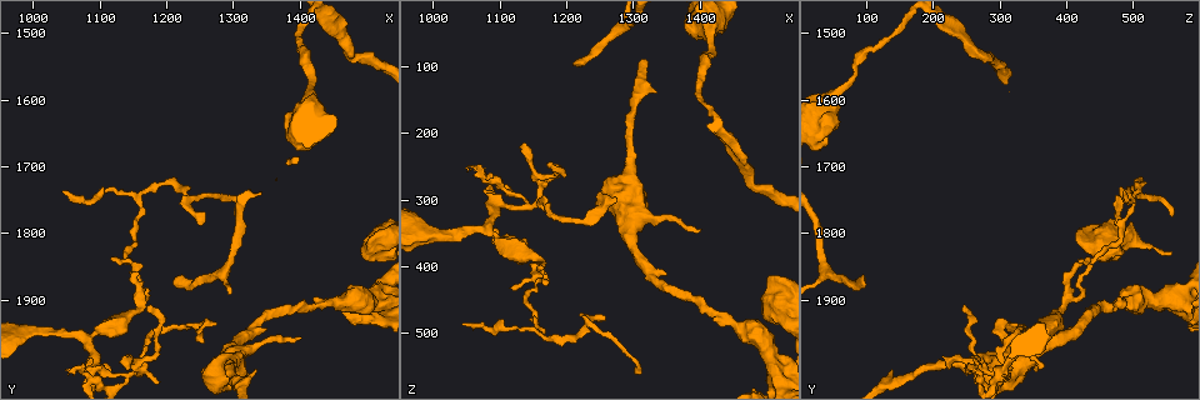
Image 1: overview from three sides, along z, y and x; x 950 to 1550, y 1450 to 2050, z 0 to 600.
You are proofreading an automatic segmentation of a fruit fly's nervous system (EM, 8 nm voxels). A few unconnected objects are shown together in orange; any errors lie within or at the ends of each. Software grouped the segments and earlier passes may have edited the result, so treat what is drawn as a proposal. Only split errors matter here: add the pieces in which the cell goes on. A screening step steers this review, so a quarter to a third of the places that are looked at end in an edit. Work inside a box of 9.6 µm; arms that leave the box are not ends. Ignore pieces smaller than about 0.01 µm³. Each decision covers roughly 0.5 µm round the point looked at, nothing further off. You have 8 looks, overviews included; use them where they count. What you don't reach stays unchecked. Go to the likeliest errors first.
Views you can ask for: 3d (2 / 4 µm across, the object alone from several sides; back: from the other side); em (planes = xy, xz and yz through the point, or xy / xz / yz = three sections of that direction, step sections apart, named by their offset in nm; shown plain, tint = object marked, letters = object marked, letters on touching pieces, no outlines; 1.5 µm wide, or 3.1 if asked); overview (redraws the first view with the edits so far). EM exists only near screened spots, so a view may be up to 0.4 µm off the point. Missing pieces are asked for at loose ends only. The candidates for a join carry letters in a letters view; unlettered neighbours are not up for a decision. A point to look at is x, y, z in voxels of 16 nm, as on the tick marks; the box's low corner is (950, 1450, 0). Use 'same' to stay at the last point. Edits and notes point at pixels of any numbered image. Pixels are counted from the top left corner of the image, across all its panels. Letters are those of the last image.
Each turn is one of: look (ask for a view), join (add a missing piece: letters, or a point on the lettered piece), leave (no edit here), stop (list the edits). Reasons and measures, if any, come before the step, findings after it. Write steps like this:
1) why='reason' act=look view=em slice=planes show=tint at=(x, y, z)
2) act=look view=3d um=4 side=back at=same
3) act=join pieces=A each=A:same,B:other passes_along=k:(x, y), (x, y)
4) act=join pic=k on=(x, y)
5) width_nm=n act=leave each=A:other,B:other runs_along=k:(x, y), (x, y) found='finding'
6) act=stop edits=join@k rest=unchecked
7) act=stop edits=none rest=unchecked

why='an open end' act=look view=3d um=4 side=back at=(1505, 1820, 420)

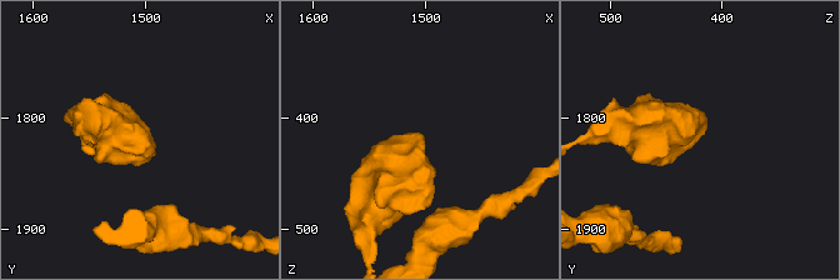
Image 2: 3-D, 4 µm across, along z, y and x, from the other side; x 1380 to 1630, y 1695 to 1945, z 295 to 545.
why='shape alone is not enough' act=look view=em slice=xy step=4 show=tint at=(1504, 1814, 418)

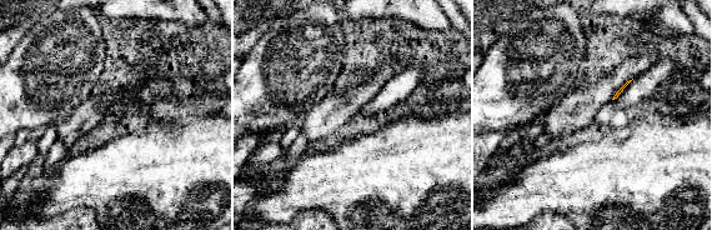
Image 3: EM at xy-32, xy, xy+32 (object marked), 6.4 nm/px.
why='another direction' act=look view=em slice=planes show=letters at=same

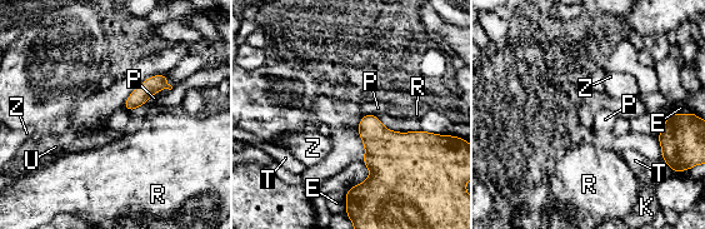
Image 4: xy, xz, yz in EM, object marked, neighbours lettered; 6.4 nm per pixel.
act=leave each=E:other,K:other,P:other,R:other,T:other,U:other,Z:other runs_along=4:(163, 76), (128, 105) found='none of them fits'

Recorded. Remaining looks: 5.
act=look view=em slice=yz step=4 show=tint at=(1400, 1960, 345)

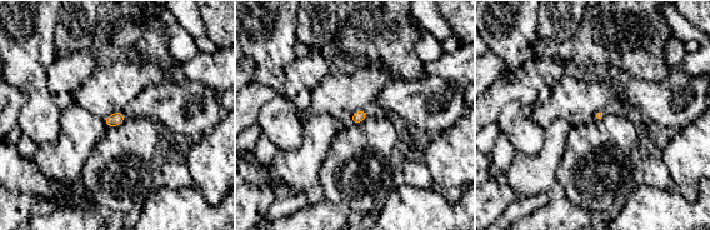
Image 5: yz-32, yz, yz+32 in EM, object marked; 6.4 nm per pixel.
act=look view=em slice=planes show=letters at=same

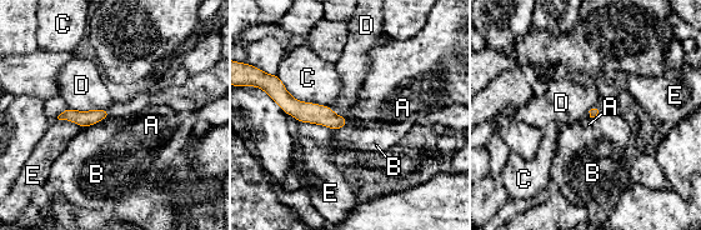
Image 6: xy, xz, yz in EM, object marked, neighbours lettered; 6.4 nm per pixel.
longest_contact=C:400nm act=leave each=A:other,B:other,C:other,D:other,E:other found='none of them fits'

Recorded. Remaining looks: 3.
why='an open end' act=look view=3d um=2 at=(1270, 1935, 295)

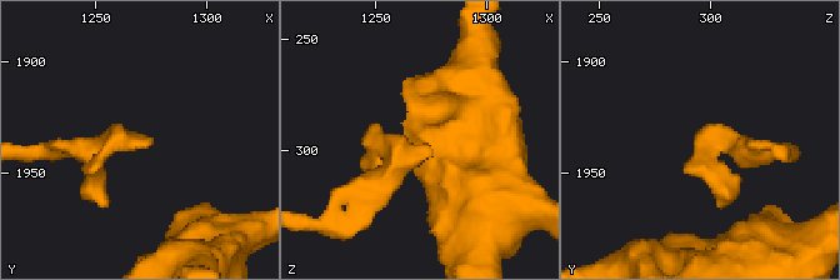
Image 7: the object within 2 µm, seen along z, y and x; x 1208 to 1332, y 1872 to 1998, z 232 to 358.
act=look view=em slice=xy step=4 show=letters at=(1274, 1935, 300)

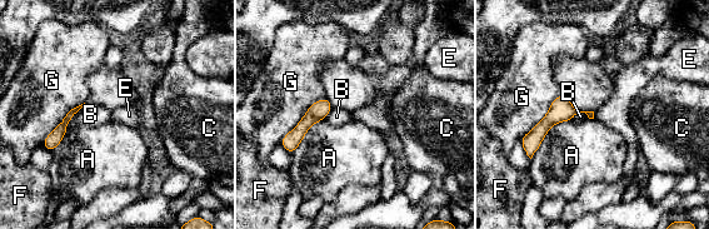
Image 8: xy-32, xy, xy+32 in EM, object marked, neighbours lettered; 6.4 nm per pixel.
act=look view=em slice=planes show=letters at=same

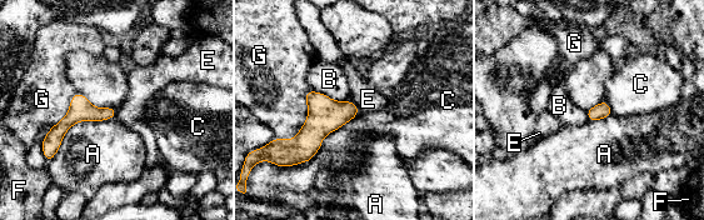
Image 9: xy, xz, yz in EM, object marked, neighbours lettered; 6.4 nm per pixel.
act=leave each=A:other,B:other,C:other,E:other,F:other,G:other border=9:(352, 101), (359, 114) found='none of them fits'

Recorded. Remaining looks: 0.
act=stop edits=none rest=unchecked

